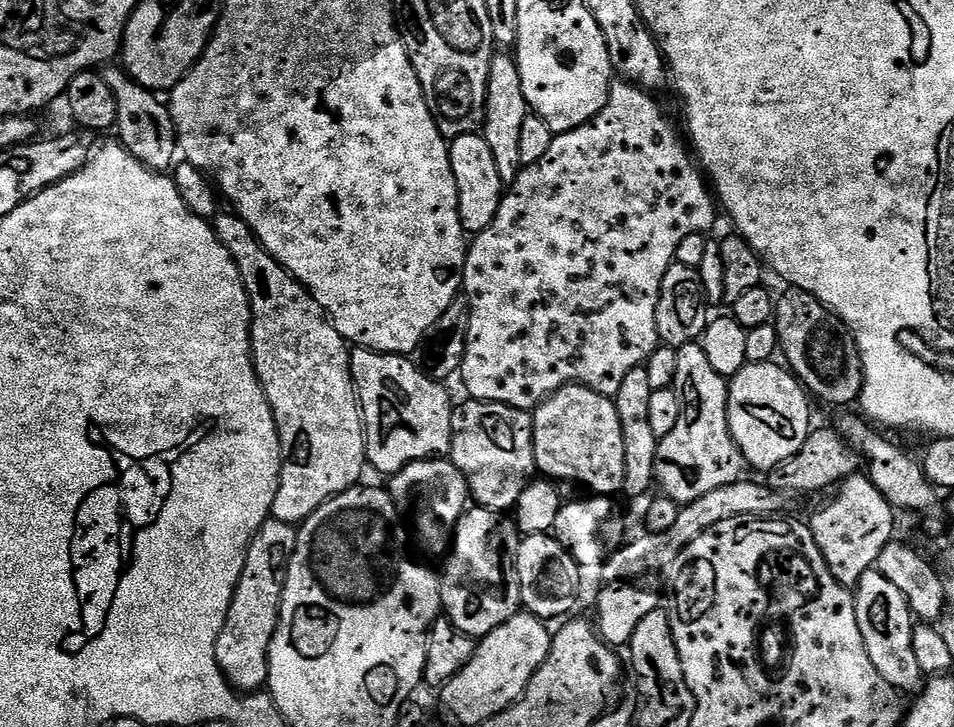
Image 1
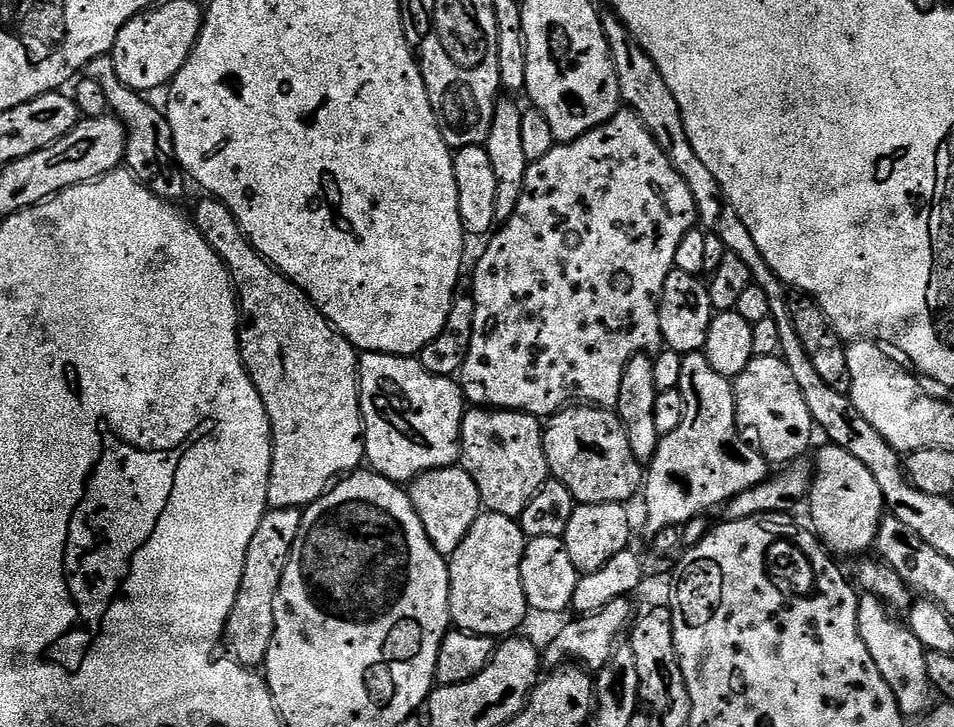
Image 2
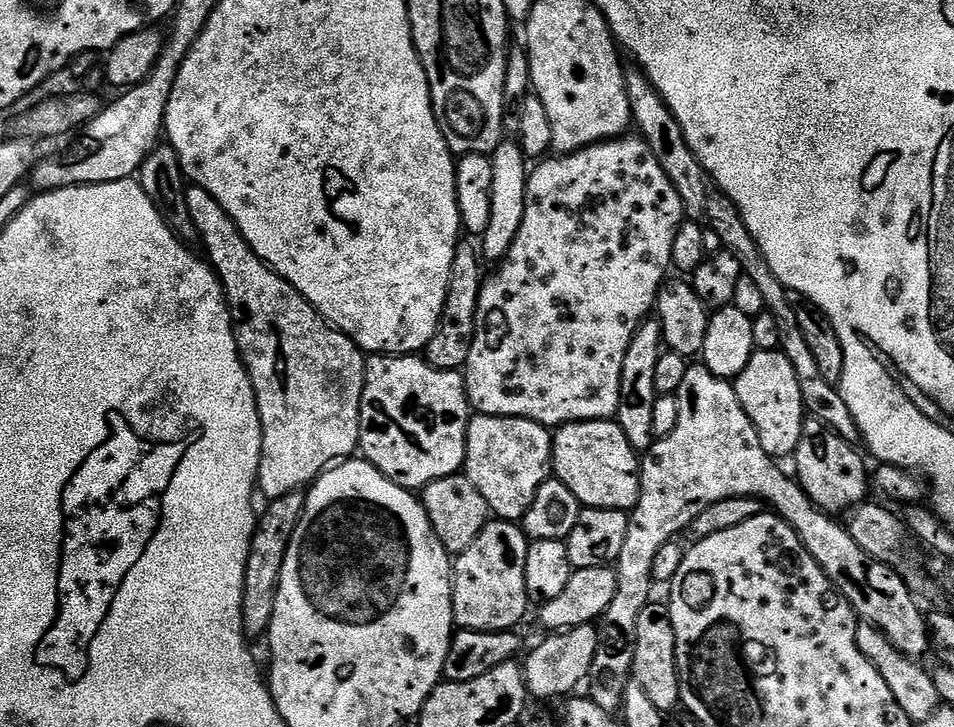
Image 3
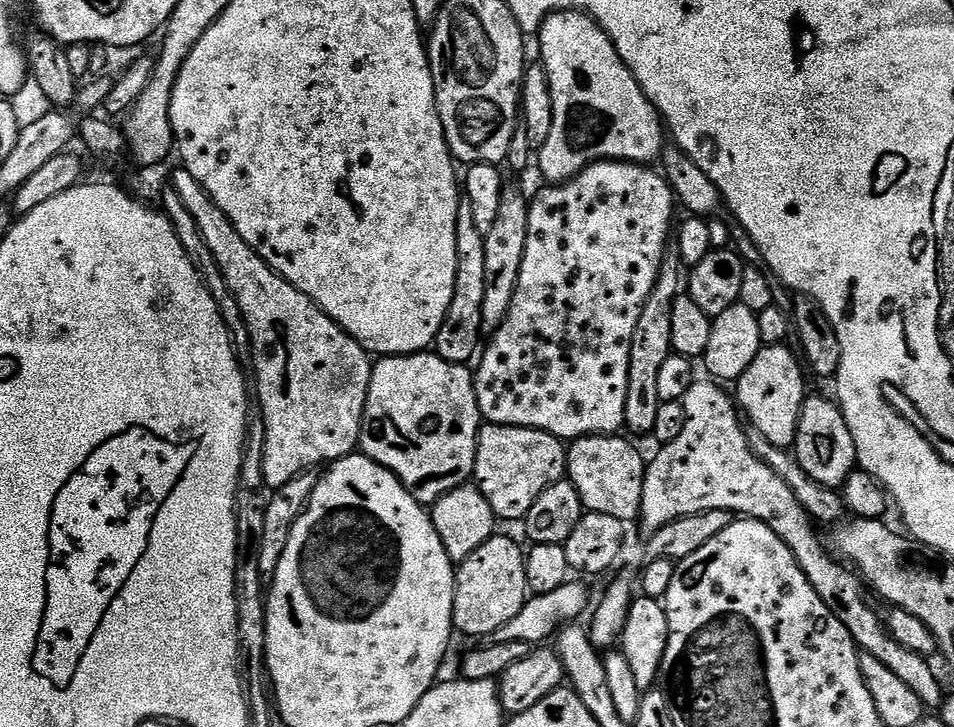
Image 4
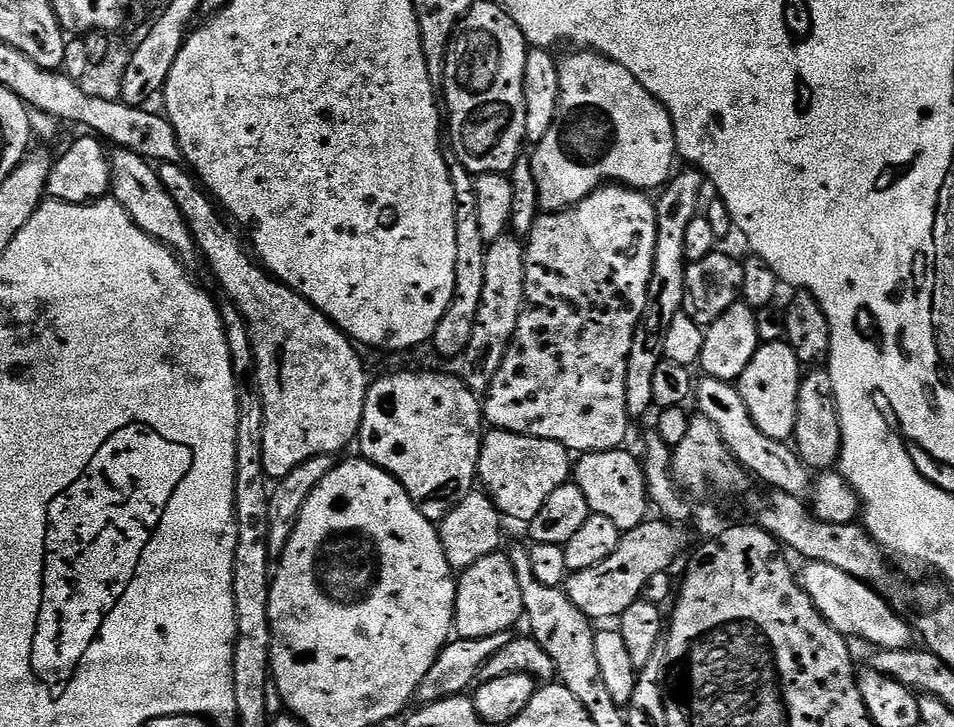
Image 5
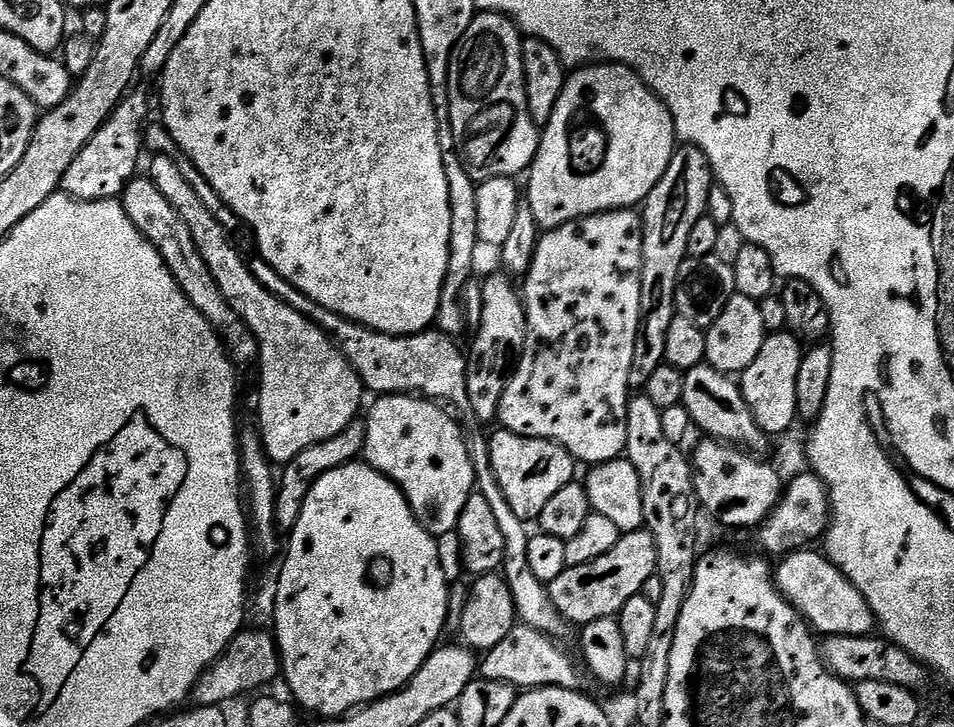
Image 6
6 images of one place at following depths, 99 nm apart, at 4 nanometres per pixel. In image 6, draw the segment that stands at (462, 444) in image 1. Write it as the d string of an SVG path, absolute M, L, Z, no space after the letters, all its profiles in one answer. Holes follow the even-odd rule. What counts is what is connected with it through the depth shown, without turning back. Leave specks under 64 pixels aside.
M496 430L496 433L491 433L488 449L492 469L498 478L498 486L502 486L502 494L506 494L506 502L510 502L514 514L526 522L539 521L546 502L550 502L562 486L573 483L575 476L572 475L578 469L572 455L552 440L526 438L513 432Z

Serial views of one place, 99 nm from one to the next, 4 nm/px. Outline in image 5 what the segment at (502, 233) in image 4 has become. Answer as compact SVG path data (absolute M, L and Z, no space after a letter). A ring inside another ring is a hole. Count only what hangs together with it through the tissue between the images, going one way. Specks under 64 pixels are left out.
M515 234L499 236L493 244L488 245L486 254L486 278L482 285L482 302L478 306L478 318L474 318L474 334L470 334L470 346L455 361L455 371L475 396L483 397L490 390L490 382L494 382L494 374L502 366L508 353L510 342L514 338L514 330L518 330L518 318L524 313L524 283L526 270L524 269L524 249L521 237Z

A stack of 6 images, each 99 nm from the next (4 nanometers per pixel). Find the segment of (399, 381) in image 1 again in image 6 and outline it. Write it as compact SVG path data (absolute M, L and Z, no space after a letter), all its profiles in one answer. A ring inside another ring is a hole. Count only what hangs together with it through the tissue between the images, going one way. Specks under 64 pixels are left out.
M419 394L377 395L373 400L376 401L373 402L368 416L366 412L363 459L383 476L387 476L404 493L404 497L412 507L412 512L416 515L416 521L431 536L451 537L462 518L462 506L466 506L466 502L474 495L476 488L476 471L468 453L466 432L460 429L459 422L455 420L457 417L447 407Z

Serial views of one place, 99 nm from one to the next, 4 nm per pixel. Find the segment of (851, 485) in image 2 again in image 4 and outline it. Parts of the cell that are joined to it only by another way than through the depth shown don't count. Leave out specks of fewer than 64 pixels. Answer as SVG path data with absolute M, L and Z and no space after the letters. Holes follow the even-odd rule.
M805 395L798 418L794 455L808 477L827 488L843 489L849 474L857 471L854 438L850 434L850 426L846 422L844 412L835 399Z

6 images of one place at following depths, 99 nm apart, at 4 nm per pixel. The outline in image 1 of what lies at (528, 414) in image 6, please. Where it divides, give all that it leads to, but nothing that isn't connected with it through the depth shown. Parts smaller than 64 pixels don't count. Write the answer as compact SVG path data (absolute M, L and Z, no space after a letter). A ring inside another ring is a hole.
M613 83L612 89L608 91L606 106L593 120L569 132L553 135L552 145L550 150L546 150L546 155L538 158L538 162L521 167L516 181L507 185L504 195L500 197L494 222L490 222L486 230L475 233L473 240L476 241L467 245L462 295L468 299L470 322L466 354L458 376L464 379L464 388L471 399L532 412L547 396L568 384L584 384L598 394L614 398L626 374L641 367L656 351L660 344L656 325L660 287L666 270L676 259L678 242L690 234L711 233L711 228L716 224L716 208L718 212L718 204L710 191L705 173L698 167L685 137L676 133L675 126L668 121L667 114L660 109L656 100L659 99L653 93L637 88L635 84Z

